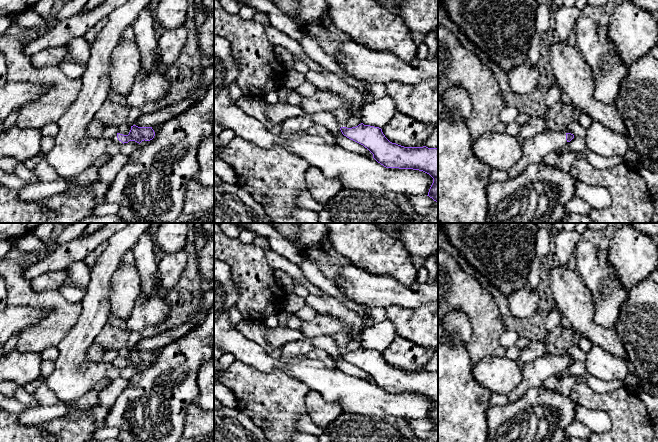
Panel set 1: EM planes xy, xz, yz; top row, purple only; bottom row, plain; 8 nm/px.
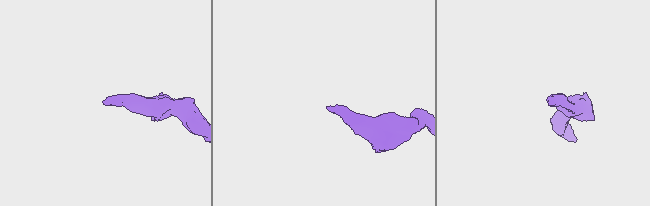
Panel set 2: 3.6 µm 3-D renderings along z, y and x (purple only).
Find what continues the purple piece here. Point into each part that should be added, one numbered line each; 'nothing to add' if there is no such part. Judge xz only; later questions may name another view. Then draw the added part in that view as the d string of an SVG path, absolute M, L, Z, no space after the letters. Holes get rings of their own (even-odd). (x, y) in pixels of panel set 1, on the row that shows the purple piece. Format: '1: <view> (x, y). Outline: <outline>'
1: xz (322, 100). Outline: M317 89L313 95L303 97L300 107L307 114L329 112L336 118L340 128L345 127L347 120L352 117L348 103L342 97L327 90Z

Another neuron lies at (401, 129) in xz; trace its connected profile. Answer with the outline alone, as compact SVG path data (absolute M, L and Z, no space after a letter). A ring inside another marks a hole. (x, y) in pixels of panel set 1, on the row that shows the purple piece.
M397 112L381 129L392 143L404 147L423 147L434 128Z

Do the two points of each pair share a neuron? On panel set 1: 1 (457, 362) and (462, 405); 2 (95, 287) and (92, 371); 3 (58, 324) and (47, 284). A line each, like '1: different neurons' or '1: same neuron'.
1: same neuron
2: same neuron
3: different neurons

